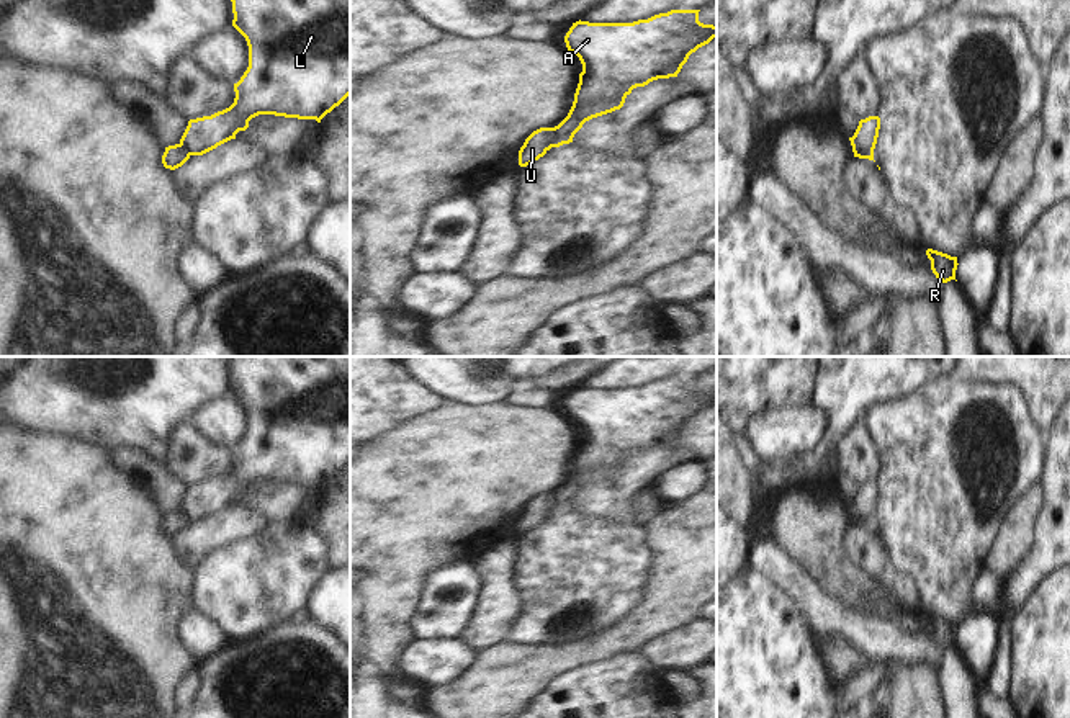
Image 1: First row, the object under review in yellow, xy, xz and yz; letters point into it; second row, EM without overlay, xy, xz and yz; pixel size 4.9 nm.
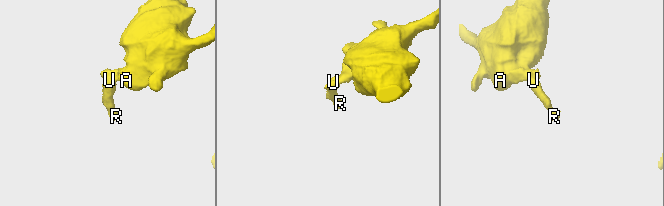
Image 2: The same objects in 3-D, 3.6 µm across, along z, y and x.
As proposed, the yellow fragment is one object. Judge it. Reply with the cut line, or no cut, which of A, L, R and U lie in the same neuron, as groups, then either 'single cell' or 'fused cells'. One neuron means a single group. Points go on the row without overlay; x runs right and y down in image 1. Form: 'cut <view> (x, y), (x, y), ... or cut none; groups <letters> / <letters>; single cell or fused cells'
cut xz (555, 494), (555, 504), (547, 516); groups A L / R U; fused cells

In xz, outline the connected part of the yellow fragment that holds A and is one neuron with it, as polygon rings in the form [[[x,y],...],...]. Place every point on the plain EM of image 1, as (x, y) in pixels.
[[[671,376],[633,389],[589,389],[581,386],[573,389],[564,402],[564,409],[568,417],[579,424],[582,438],[579,440],[573,473],[568,482],[555,492],[555,507],[548,517],[573,509],[574,500],[586,487],[620,476],[633,455],[645,453],[658,445],[677,443],[689,422],[717,404],[717,393],[700,389],[699,378]]]

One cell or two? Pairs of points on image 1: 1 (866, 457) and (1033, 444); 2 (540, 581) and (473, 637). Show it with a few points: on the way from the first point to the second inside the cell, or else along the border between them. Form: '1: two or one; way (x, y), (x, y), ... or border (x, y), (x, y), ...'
1: two; border (866, 419), (881, 455), (882, 476), (879, 481)
2: two; border (519, 558), (519, 586), (524, 612), (512, 633)

